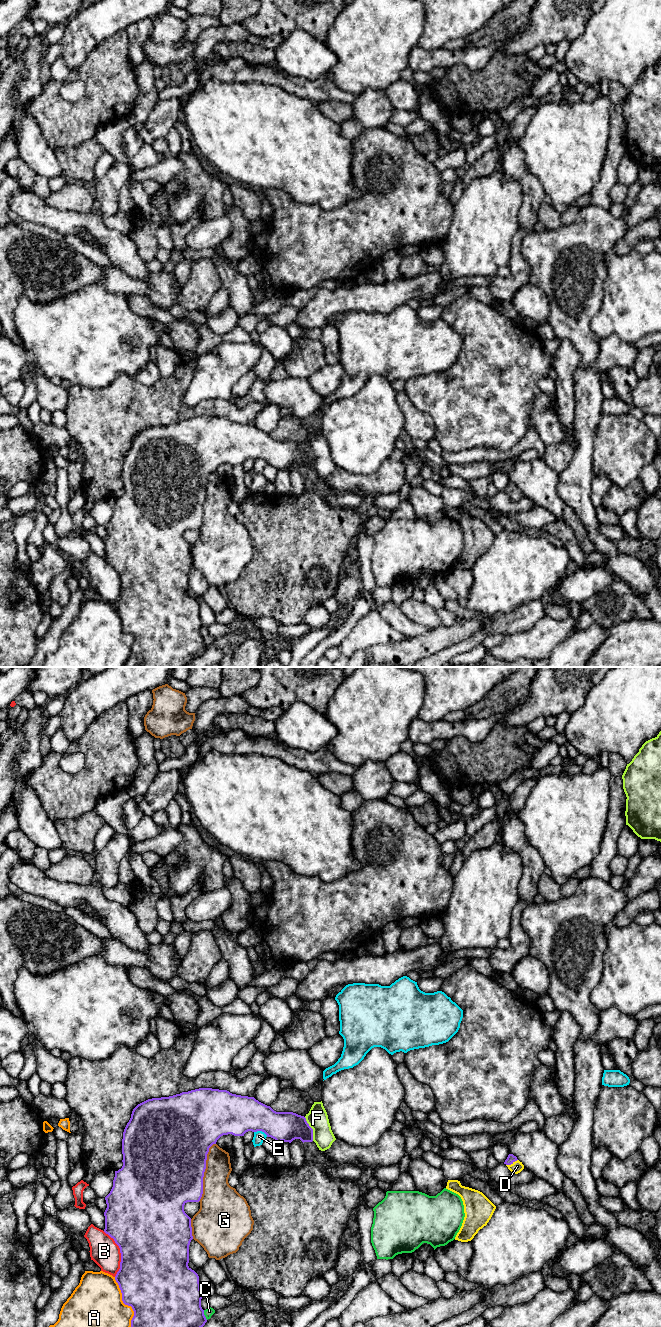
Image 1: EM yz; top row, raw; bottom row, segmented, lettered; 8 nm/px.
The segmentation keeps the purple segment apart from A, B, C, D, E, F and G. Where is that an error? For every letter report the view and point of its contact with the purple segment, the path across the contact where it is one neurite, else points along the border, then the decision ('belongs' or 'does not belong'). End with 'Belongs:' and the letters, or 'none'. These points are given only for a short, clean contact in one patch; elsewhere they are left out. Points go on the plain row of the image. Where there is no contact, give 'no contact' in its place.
A: contact yz (130, 633); does not belong
B: contact yz (120, 580); does not belong
C: contact yz (204, 643); does not belong
D: contact yz (511, 491); way yz (511, 486), (511, 491), (517, 494); belongs
E: contact yz (261, 458); does not belong
F: contact yz (312, 457); border yz (304, 445), (312, 457), (313, 468); does not belong
G: contact yz (204, 499); does not belong
Belongs: D

